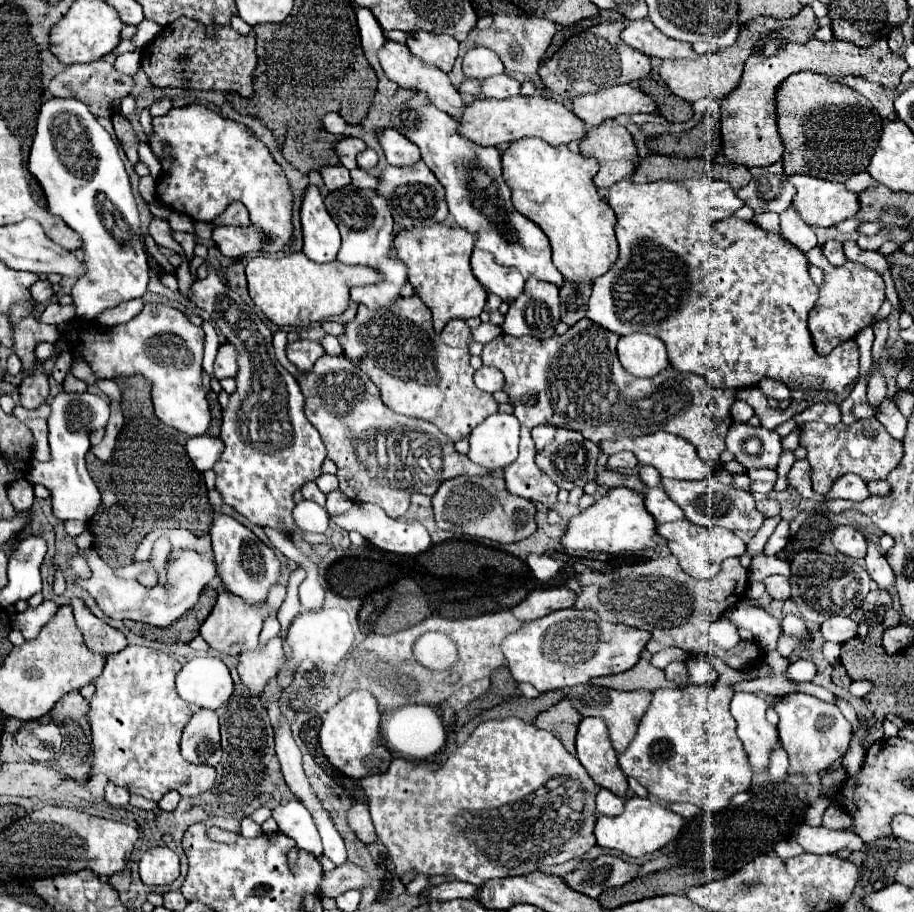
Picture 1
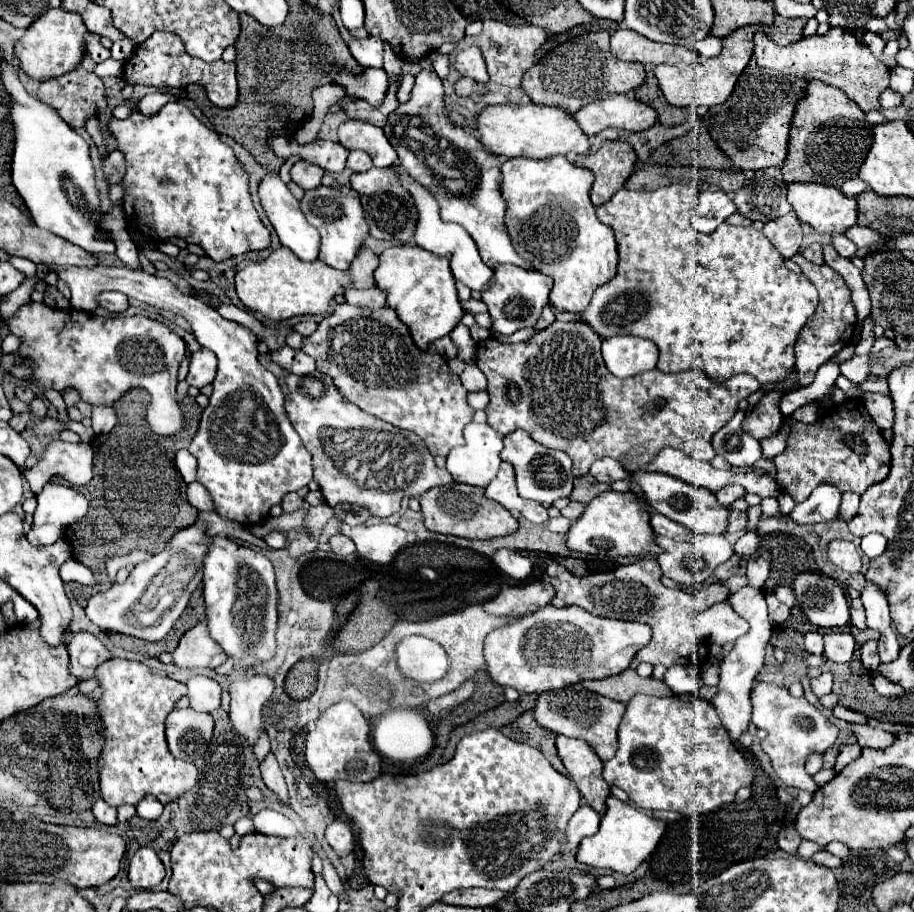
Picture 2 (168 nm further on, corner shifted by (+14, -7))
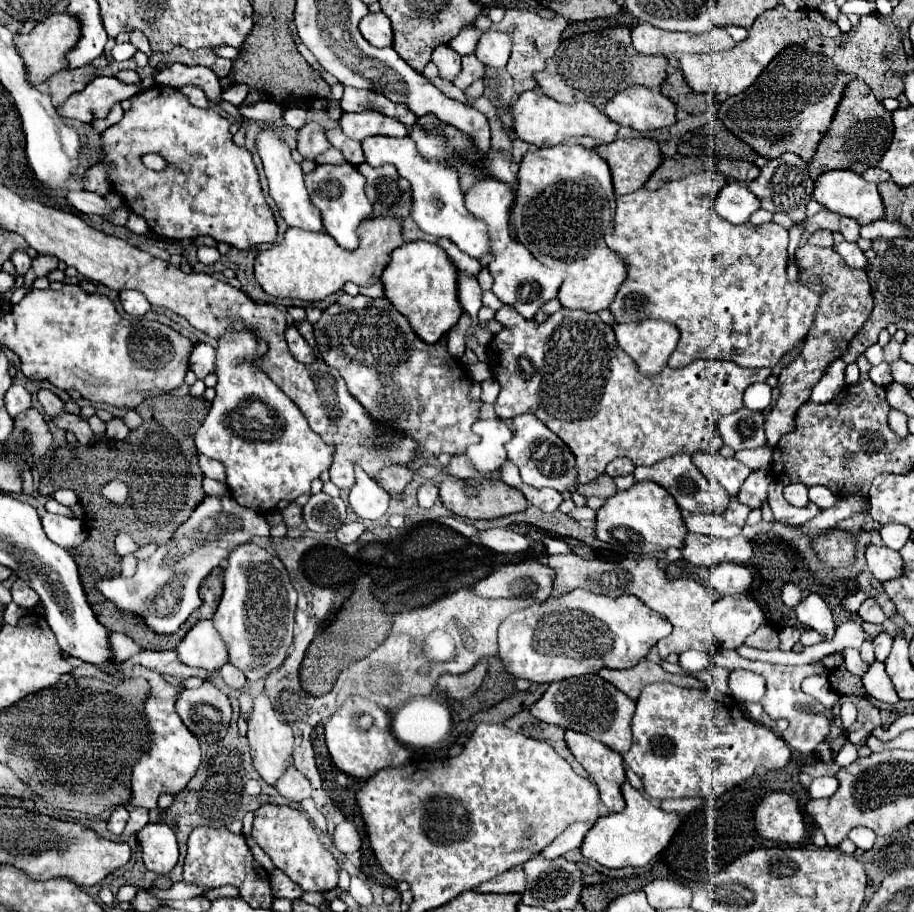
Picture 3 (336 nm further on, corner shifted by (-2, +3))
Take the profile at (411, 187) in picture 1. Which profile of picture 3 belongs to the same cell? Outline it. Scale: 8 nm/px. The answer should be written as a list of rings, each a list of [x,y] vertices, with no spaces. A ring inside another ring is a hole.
[[[368,163],[358,165],[358,171],[366,177],[366,195],[374,207],[376,217],[402,217],[410,215],[410,183],[402,179],[392,165],[370,167]]]

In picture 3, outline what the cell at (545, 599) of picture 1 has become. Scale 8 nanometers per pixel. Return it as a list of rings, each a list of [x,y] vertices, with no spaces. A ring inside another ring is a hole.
[[[534,559],[520,563],[496,565],[484,581],[472,585],[472,593],[478,597],[536,597],[548,599],[552,593],[554,573],[548,565]]]

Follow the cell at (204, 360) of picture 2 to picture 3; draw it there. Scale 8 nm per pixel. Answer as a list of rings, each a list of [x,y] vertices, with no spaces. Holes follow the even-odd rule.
[[[196,343],[190,355],[190,369],[196,373],[198,379],[204,379],[208,373],[214,371],[216,351],[206,343]]]

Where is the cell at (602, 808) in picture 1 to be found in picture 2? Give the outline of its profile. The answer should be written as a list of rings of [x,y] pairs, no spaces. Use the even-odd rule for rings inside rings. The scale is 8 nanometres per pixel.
[[[584,803],[584,805],[572,815],[572,819],[570,819],[570,823],[568,823],[568,835],[566,835],[568,843],[566,843],[564,851],[568,853],[568,851],[576,849],[584,837],[594,835],[594,833],[598,831],[598,825],[600,825],[600,815],[598,815],[592,807],[588,807],[588,805]]]

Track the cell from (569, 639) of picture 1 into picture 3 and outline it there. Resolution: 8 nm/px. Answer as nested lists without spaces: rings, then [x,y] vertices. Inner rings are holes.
[[[576,589],[562,597],[548,597],[542,603],[534,603],[522,611],[512,613],[498,627],[498,645],[500,659],[504,669],[520,679],[532,683],[554,683],[570,677],[582,677],[588,673],[598,673],[604,667],[610,669],[628,669],[646,657],[652,645],[672,633],[672,625],[664,621],[658,613],[646,607],[638,597],[628,593],[612,599],[606,595],[596,595],[586,589]]]

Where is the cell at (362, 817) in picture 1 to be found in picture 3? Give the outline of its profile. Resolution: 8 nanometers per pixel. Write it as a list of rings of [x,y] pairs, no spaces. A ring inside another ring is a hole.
[[[344,821],[340,825],[336,825],[336,831],[334,831],[334,837],[332,837],[336,849],[344,855],[348,853],[354,853],[360,849],[360,835],[356,831],[356,827],[350,823],[350,821]]]

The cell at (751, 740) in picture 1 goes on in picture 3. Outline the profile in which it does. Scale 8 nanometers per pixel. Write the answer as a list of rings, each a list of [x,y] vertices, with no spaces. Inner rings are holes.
[[[744,669],[732,671],[728,685],[730,685],[734,697],[740,701],[760,701],[766,693],[764,677],[758,673],[752,673],[752,671],[744,671]]]

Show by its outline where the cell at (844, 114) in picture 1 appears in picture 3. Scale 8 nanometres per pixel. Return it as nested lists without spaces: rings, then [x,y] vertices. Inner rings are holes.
[[[850,81],[828,133],[822,137],[814,159],[808,163],[810,177],[816,181],[822,173],[832,169],[852,169],[856,173],[864,173],[866,169],[876,167],[882,153],[892,143],[892,133],[894,125],[890,111],[884,109],[864,81]]]

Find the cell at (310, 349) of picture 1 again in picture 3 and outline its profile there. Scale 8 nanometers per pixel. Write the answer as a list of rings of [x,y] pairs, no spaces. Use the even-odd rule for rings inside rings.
[[[296,327],[286,329],[286,341],[288,341],[290,353],[296,361],[300,361],[300,363],[314,363],[316,361],[316,355],[314,355],[312,347],[306,343],[306,339],[298,333]]]

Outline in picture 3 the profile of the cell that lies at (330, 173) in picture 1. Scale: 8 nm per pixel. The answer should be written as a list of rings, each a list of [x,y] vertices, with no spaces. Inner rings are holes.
[[[306,123],[298,131],[298,151],[304,159],[316,159],[316,155],[324,153],[330,147],[324,129],[318,123]]]

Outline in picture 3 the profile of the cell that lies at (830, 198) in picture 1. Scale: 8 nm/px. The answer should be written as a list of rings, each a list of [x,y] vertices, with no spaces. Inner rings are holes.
[[[832,171],[832,173],[824,173],[816,179],[816,187],[814,187],[814,193],[812,197],[822,203],[826,209],[838,213],[838,215],[846,215],[846,217],[852,217],[856,219],[860,225],[866,225],[866,223],[872,223],[872,221],[878,221],[878,219],[884,219],[884,203],[882,203],[882,197],[876,189],[874,183],[868,183],[862,179],[862,175],[854,173],[854,171]]]

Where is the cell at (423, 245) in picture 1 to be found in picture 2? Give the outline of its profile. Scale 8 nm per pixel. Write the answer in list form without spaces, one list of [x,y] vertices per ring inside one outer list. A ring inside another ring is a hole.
[[[416,245],[388,247],[380,255],[380,265],[374,271],[374,279],[376,285],[388,293],[388,307],[392,307],[400,321],[408,325],[420,349],[426,349],[430,341],[448,335],[464,315],[458,299],[456,279],[450,271],[450,255],[438,257]]]

